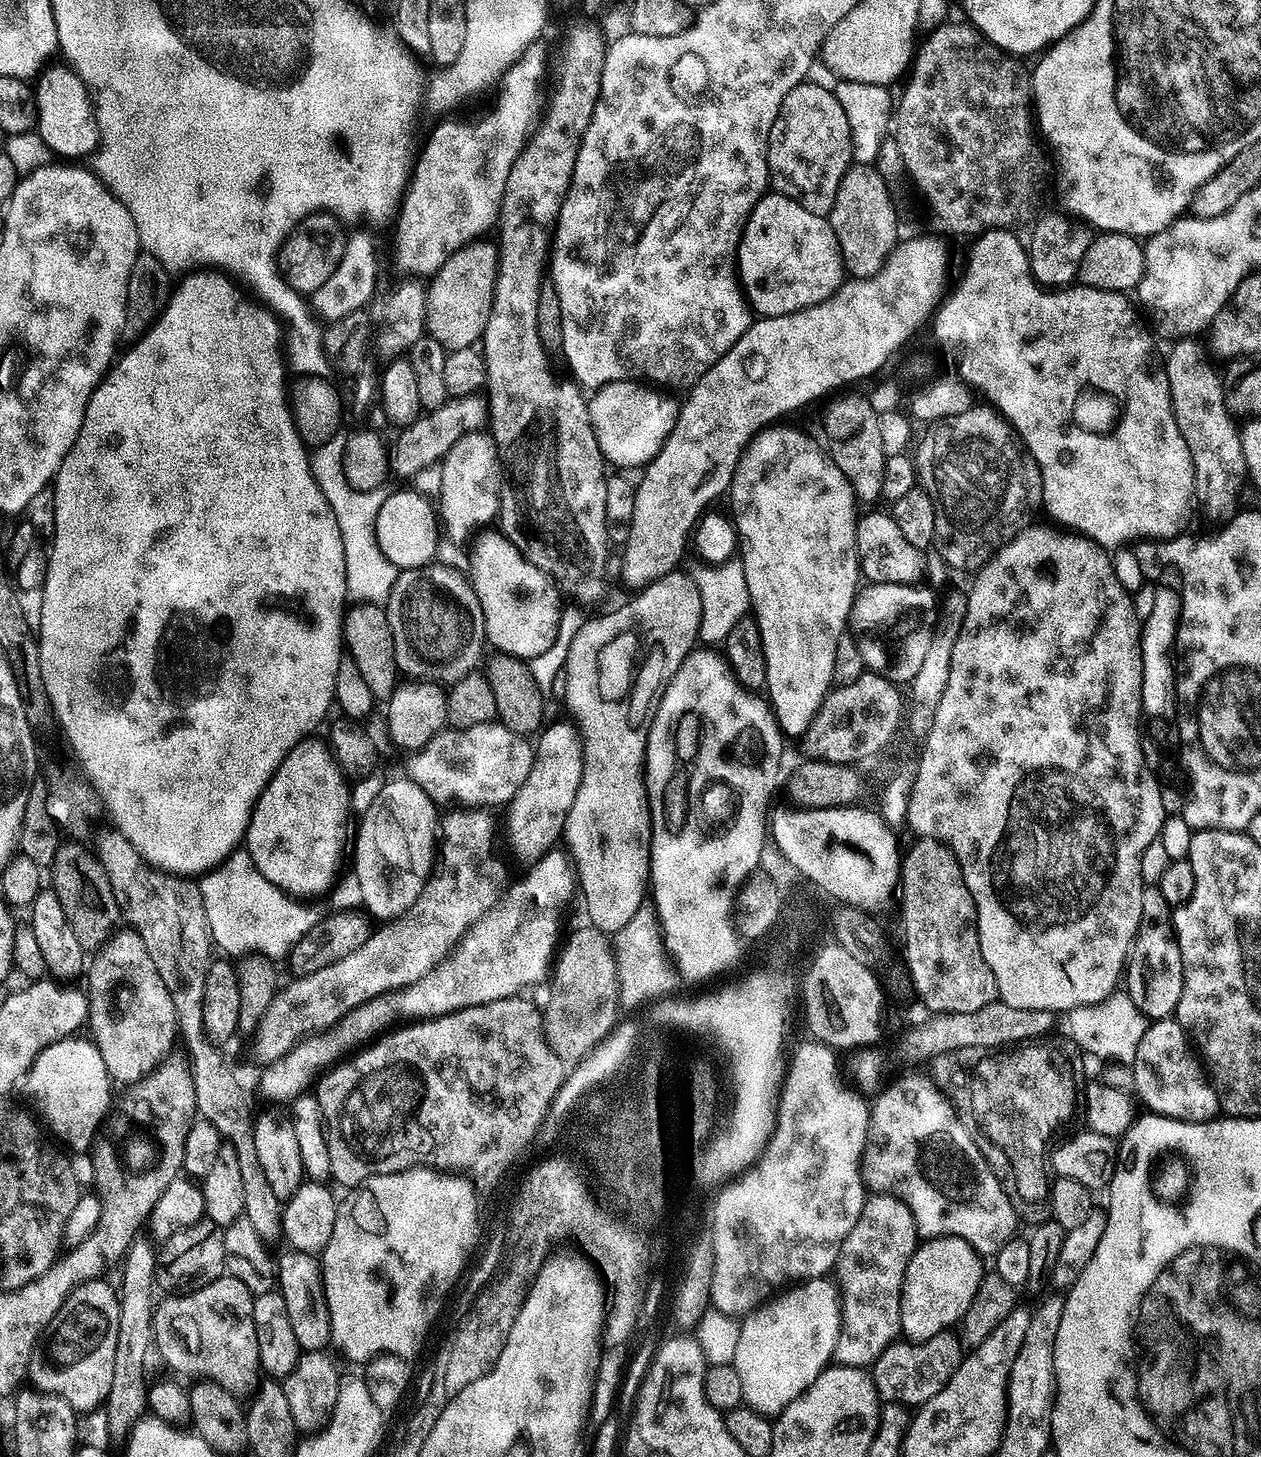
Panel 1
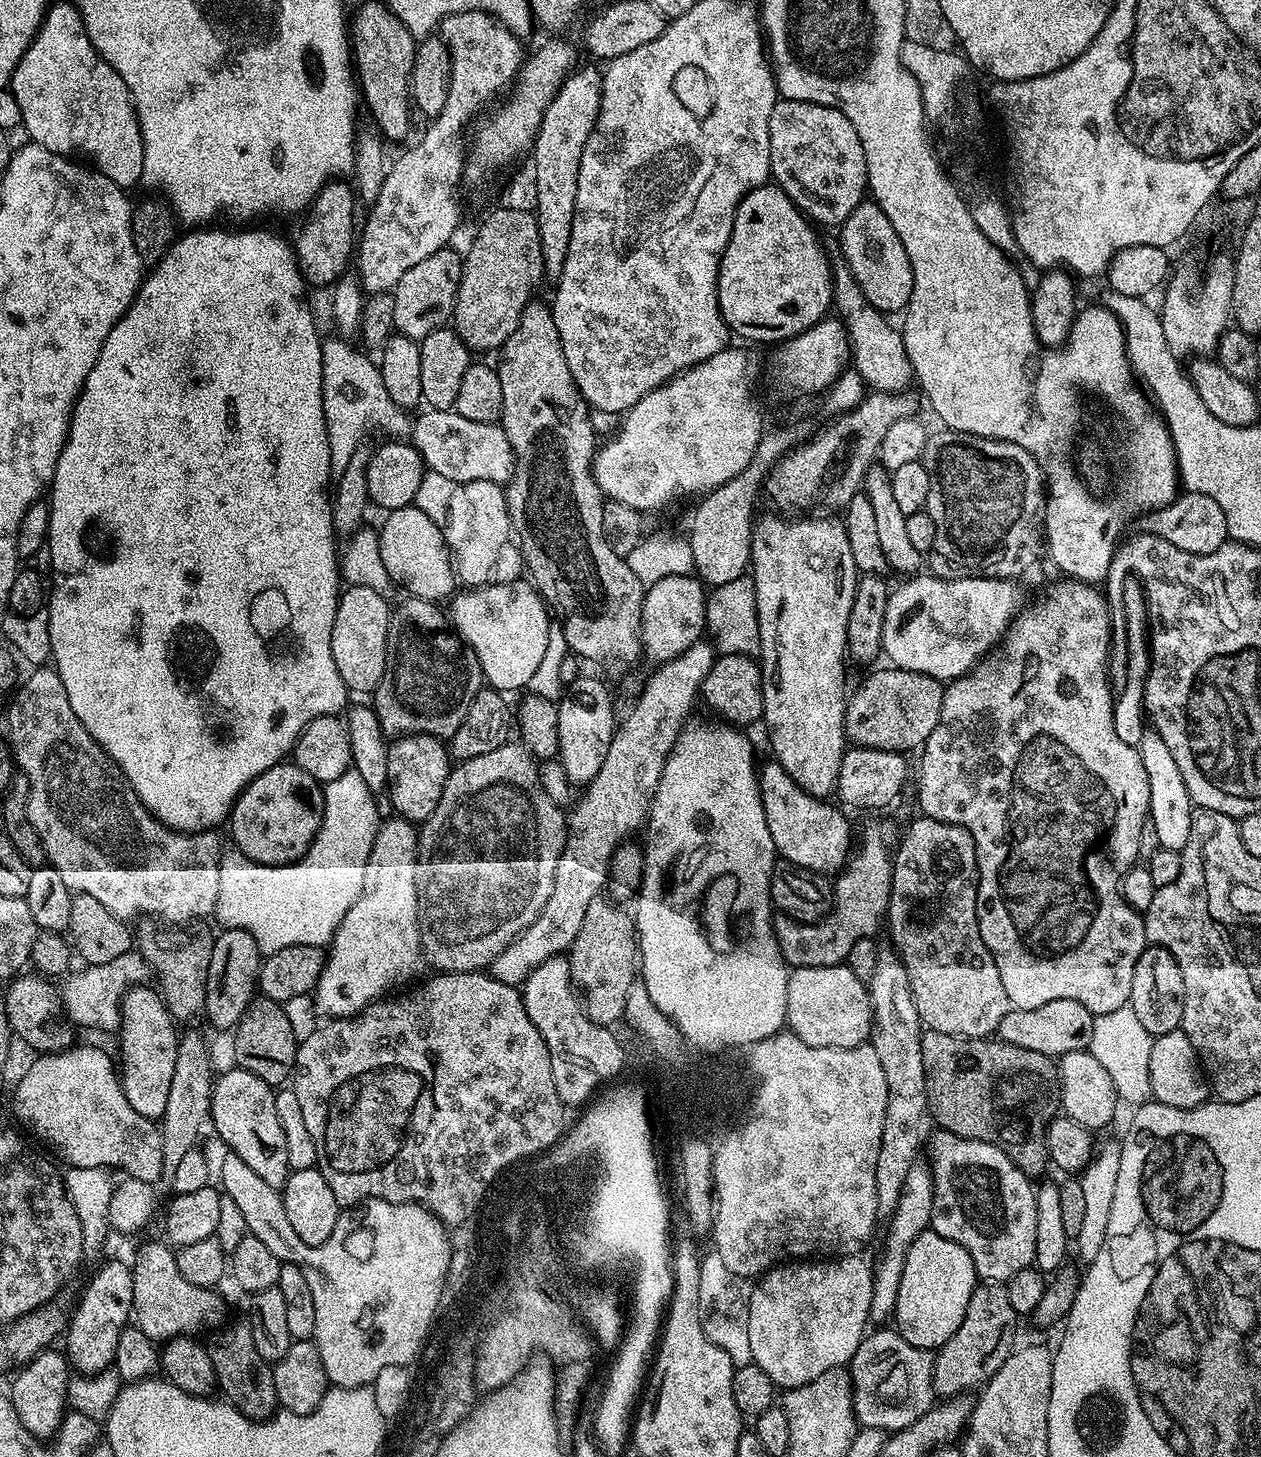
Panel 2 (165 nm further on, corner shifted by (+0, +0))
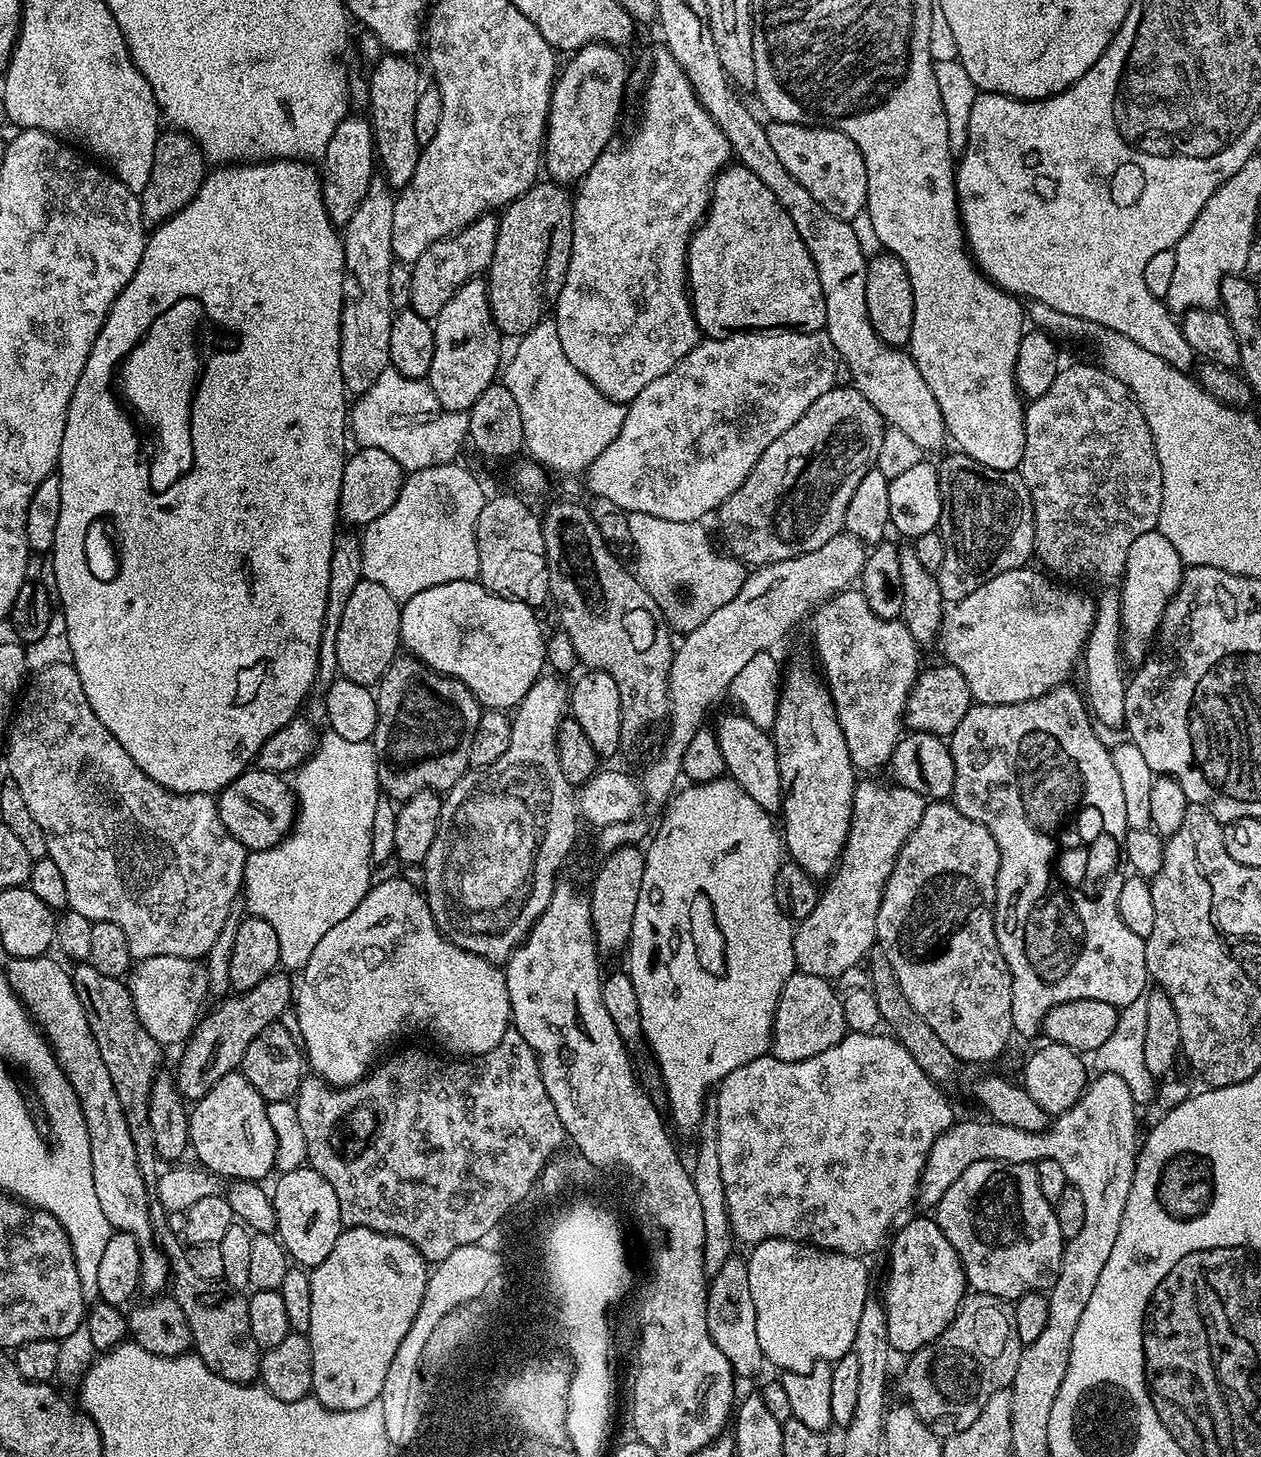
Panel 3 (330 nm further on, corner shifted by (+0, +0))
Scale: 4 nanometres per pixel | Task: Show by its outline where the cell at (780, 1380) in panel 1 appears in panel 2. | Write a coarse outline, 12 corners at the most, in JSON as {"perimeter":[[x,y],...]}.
{"perimeter":[[784,1262],[755,1281],[750,1350],[777,1389],[845,1367],[871,1263]]}

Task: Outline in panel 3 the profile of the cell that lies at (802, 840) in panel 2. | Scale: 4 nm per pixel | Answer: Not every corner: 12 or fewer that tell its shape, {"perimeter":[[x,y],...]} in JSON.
{"perimeter":[[743,714],[714,724],[727,775],[782,808],[776,741]]}

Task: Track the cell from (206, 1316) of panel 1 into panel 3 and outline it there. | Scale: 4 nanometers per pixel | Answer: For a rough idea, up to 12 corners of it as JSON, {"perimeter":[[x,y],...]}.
{"perimeter":[[51,956],[4,975],[81,1099],[109,1226],[140,1247],[140,1288],[170,1265],[152,1231],[125,1111],[74,990]]}

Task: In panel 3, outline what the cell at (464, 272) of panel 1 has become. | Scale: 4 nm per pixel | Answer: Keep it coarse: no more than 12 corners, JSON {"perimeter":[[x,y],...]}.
{"perimeter":[[537,182],[499,213],[486,283],[505,337],[553,311],[573,193]]}

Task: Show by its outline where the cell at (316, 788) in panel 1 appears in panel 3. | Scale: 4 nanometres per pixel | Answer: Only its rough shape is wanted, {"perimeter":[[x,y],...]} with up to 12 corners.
{"perimeter":[[249,770],[218,796],[220,820],[265,852],[298,816],[283,775]]}

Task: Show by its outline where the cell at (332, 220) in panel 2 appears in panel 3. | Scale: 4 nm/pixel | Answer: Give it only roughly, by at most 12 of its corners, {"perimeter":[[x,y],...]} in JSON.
{"perimeter":[[349,114],[322,157],[320,189],[347,226],[374,178],[371,119]]}

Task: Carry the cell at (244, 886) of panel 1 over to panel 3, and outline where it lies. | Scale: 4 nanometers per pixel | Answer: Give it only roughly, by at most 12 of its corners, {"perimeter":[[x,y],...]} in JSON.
{"perimeter":[[331,730],[243,907],[304,969],[374,883],[378,753]]}

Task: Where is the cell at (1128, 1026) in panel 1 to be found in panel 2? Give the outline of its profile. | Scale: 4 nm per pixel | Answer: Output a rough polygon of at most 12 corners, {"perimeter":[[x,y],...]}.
{"perimeter":[[1130,1006],[1096,1017],[1087,1051],[1121,1101],[1152,1100],[1153,1036]]}

